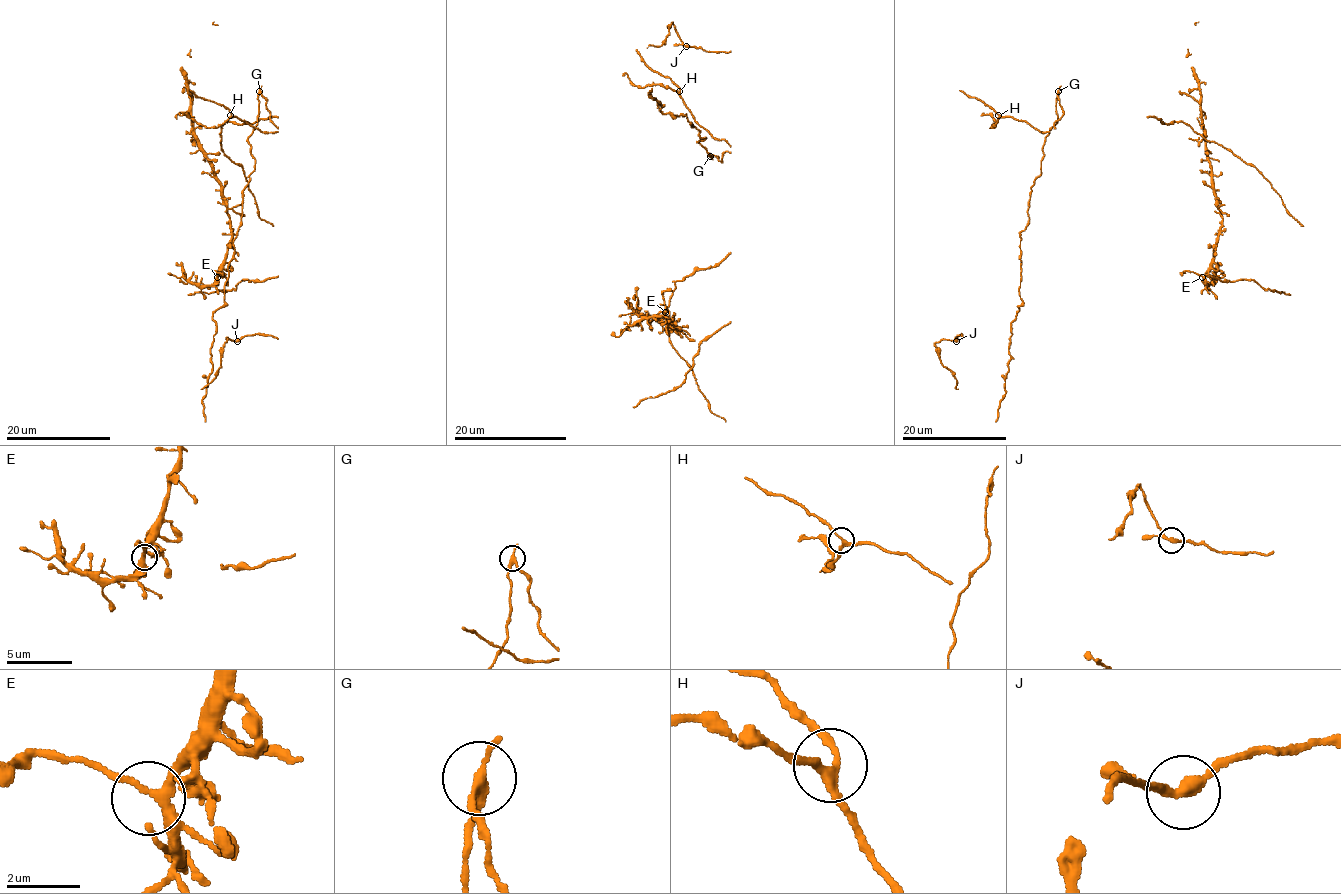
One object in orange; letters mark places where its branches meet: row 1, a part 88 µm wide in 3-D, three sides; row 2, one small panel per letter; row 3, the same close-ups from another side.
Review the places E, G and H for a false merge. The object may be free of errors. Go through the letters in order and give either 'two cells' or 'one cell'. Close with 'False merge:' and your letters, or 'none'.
E: one cell
G: two cells
H: one cell
False merge: G

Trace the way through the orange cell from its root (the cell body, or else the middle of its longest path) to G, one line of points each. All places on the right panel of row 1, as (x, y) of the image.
G: (1056, 111), (1058, 92)

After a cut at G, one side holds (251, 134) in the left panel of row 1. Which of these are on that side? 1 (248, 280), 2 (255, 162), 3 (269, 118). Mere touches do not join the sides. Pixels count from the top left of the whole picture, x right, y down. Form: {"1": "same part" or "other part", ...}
{"1": "other part", "2": "same part", "3": "other part"}

